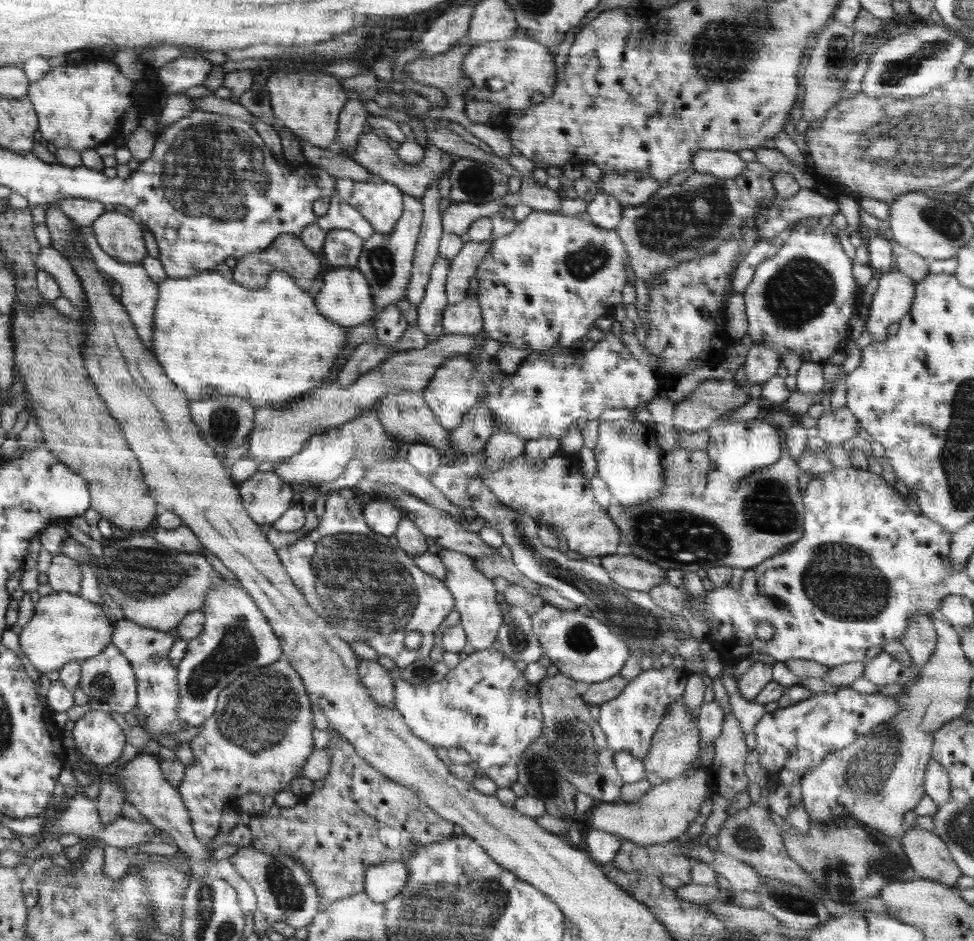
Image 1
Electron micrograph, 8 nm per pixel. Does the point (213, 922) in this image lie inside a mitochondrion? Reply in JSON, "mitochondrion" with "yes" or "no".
{"mitochondrion":"yes"}

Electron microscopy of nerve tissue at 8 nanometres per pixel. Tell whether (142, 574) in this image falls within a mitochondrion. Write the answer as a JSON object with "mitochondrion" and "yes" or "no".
{"mitochondrion":"yes"}

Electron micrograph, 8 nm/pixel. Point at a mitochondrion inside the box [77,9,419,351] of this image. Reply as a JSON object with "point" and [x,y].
{"point":[214,170]}

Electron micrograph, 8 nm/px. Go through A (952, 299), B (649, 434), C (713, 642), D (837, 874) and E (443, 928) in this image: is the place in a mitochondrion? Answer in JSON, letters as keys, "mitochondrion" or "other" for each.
{"A":"other","B":"other","C":"other","D":"mitochondrion","E":"mitochondrion"}

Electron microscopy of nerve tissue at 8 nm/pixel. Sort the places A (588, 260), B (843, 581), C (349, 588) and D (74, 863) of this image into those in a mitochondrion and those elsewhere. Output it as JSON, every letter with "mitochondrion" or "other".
{"A":"mitochondrion","B":"mitochondrion","C":"mitochondrion","D":"other"}

